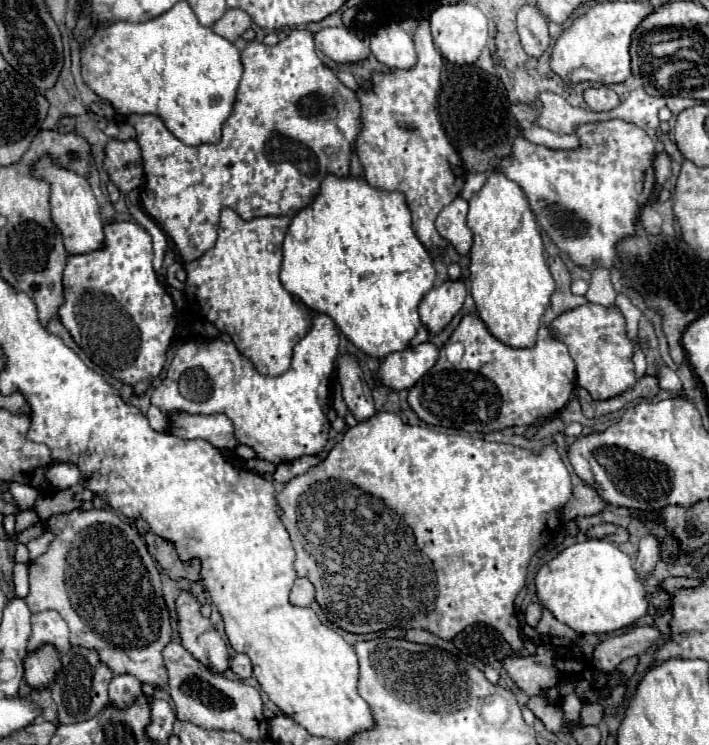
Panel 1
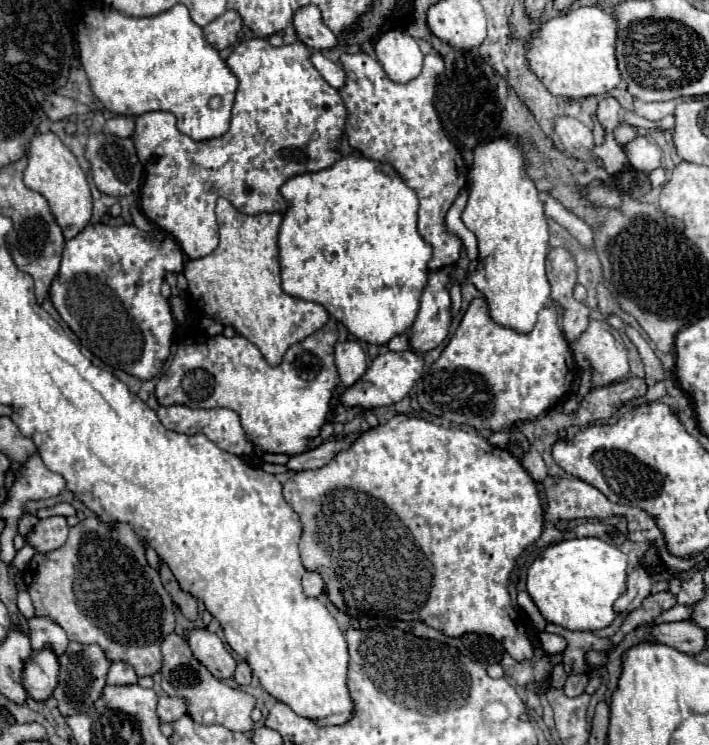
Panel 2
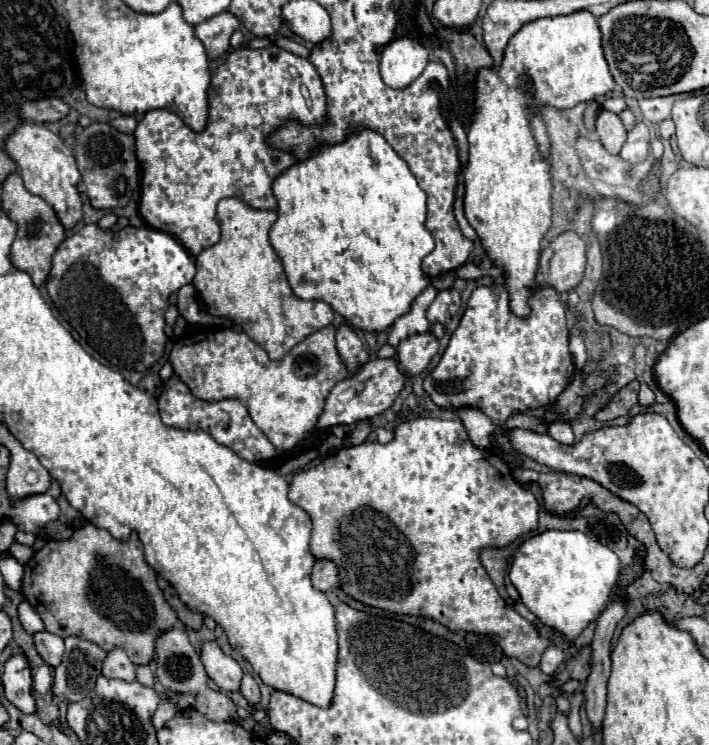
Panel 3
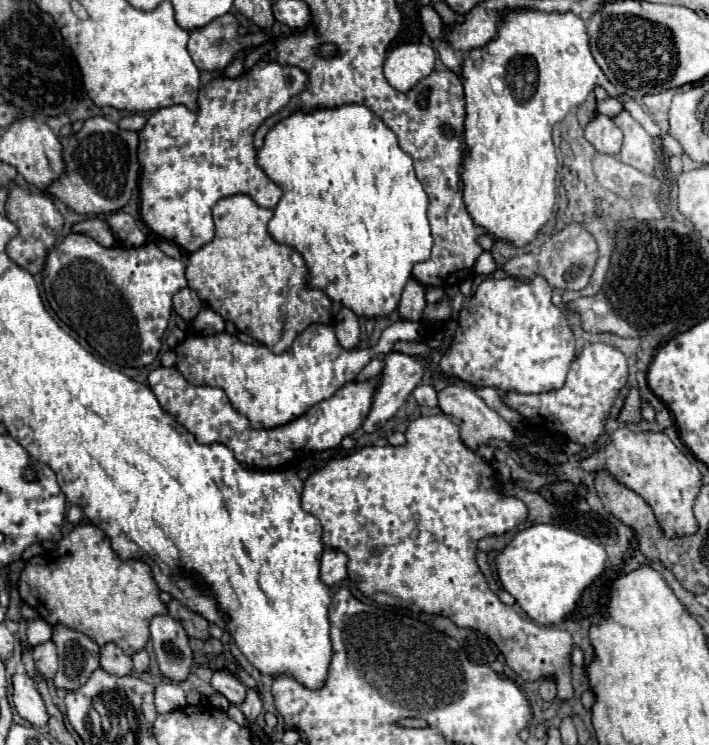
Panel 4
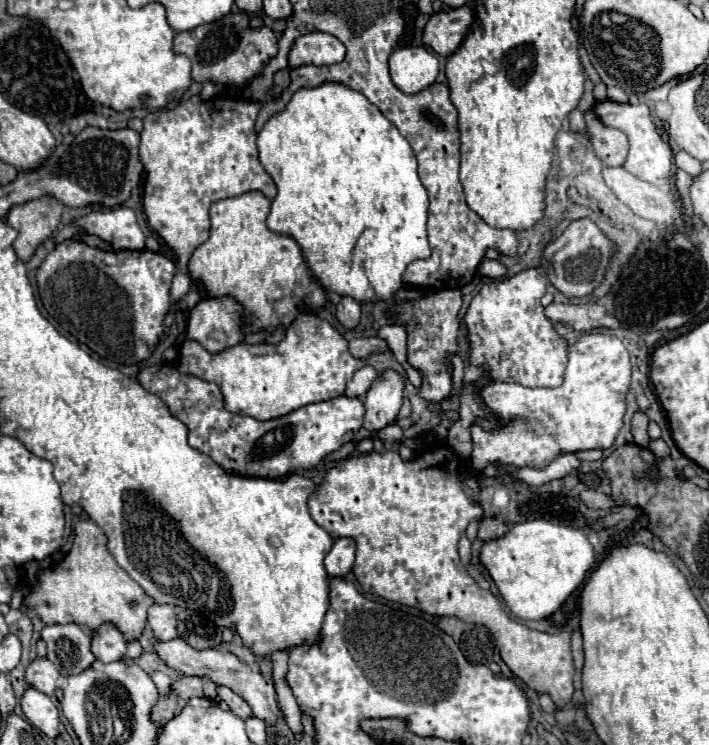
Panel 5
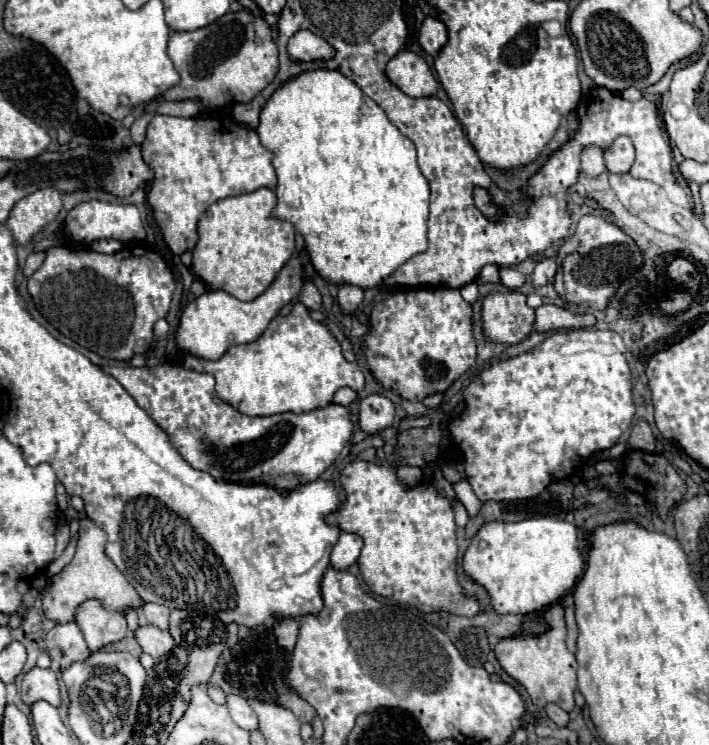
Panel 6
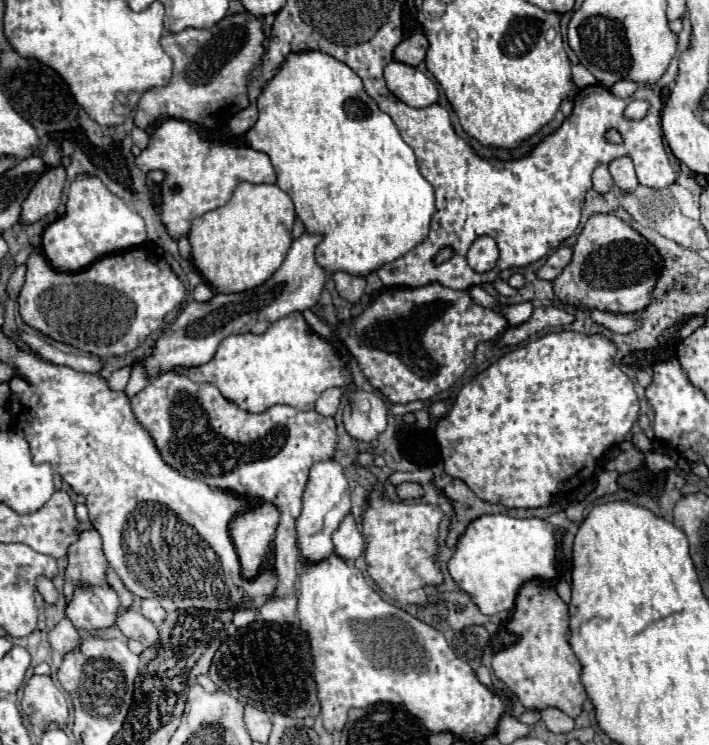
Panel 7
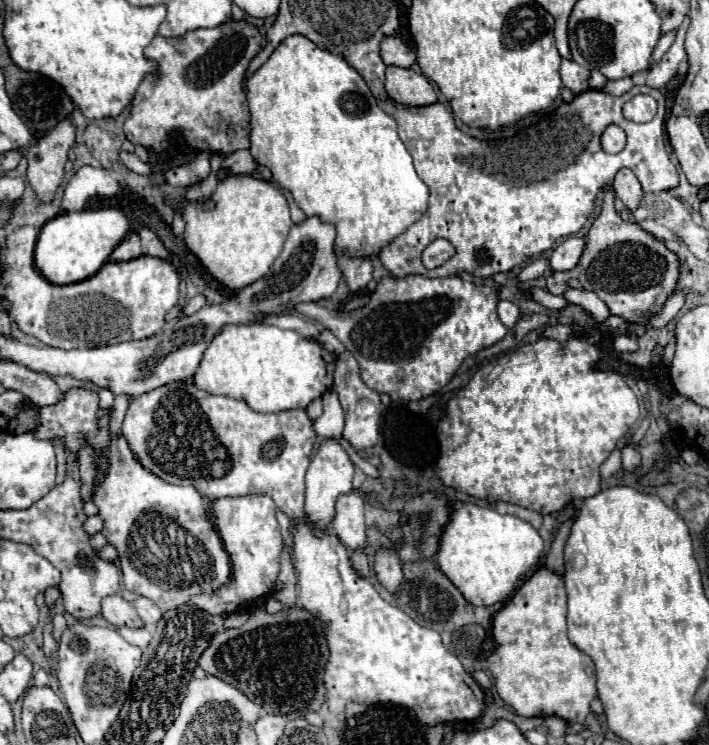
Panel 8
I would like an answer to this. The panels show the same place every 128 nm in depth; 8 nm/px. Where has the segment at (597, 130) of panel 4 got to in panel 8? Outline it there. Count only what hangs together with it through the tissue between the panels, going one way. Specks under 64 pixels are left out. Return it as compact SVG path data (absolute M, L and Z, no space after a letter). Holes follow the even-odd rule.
M620 168L620 172L616 172L616 176L614 176L612 186L614 186L616 196L626 204L626 208L630 208L630 210L638 208L640 198L642 198L642 188L632 170Z

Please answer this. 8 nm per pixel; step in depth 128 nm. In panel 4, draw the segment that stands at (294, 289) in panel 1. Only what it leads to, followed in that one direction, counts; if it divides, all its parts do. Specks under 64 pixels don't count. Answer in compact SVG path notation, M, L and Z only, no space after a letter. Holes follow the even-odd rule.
M346 104L342 108L324 108L324 110L310 112L310 114L296 112L296 114L288 116L286 120L278 122L266 134L264 146L258 150L258 164L262 166L266 176L272 182L276 182L282 190L282 198L276 204L274 216L268 224L268 232L278 244L286 244L286 246L290 246L290 248L294 248L296 252L302 254L304 264L308 268L308 286L326 292L326 296L330 300L340 302L342 306L350 308L352 312L356 312L356 316L382 318L382 316L392 314L398 308L400 294L402 294L406 282L412 278L412 266L416 262L428 260L430 258L430 248L432 248L432 236L430 236L430 226L428 226L428 218L426 218L428 196L426 196L420 180L414 174L412 158L398 146L398 140L396 140L394 132L388 126L384 126L384 122L378 116L374 116L366 106L358 106L358 104Z

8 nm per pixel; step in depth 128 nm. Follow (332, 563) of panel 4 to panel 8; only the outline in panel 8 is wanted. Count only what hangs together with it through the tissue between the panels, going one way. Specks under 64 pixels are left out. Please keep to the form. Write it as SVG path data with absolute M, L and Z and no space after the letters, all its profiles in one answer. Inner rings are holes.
M352 490L340 496L336 502L336 518L332 520L332 532L348 550L360 550L366 542L366 522L364 522L364 500Z

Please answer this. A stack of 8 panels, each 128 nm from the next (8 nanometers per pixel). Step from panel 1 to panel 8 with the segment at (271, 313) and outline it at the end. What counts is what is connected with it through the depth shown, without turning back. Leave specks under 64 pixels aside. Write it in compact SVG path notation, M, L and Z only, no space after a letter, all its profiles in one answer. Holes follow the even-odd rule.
M228 176L218 184L212 200L216 208L208 212L196 206L184 206L184 243L220 284L240 290L260 280L282 252L292 226L288 200L272 182L250 176Z

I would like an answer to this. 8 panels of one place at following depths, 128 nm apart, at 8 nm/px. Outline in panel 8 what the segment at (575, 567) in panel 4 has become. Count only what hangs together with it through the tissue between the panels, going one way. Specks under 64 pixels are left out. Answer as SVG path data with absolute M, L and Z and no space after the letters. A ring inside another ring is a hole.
M454 502L452 516L444 528L438 564L440 570L454 582L462 596L474 606L492 606L506 602L518 586L518 580L540 562L544 542L538 530L508 514L498 514L494 508L472 502Z

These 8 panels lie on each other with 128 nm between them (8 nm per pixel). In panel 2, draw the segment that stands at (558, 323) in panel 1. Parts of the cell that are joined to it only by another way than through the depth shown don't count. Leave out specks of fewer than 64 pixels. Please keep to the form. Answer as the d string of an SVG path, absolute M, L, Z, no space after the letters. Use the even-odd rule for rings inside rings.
M590 318L588 328L578 336L576 342L570 344L570 348L574 352L574 358L576 358L580 372L584 372L586 368L592 372L592 388L602 388L602 386L608 386L612 382L618 382L618 380L626 378L630 372L628 354L626 354L626 346L622 342L622 336L606 320Z

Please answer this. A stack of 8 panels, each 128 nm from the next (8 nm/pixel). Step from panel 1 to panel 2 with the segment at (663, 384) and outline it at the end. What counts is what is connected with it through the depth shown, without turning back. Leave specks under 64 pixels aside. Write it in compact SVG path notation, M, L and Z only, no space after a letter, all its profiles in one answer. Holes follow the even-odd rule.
M608 316L608 322L614 326L614 328L618 328L618 330L622 330L622 332L626 332L626 336L634 342L634 346L638 348L638 352L640 352L640 358L642 358L642 362L644 362L644 370L646 370L646 382L648 382L648 386L654 386L656 382L662 382L664 380L664 366L662 366L662 362L658 360L658 356L654 354L654 350L648 346L648 342L640 336L640 332L638 330L634 330L632 326L628 326L628 324L624 324L622 322L622 318L618 318L618 316Z

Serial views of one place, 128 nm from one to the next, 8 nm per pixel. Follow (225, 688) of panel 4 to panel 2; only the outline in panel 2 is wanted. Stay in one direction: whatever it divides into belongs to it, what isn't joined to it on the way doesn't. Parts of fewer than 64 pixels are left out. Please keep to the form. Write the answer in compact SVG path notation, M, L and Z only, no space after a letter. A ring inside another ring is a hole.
M192 628L186 632L186 642L196 660L200 660L216 678L226 680L234 676L236 660L214 632L208 632L206 628Z

